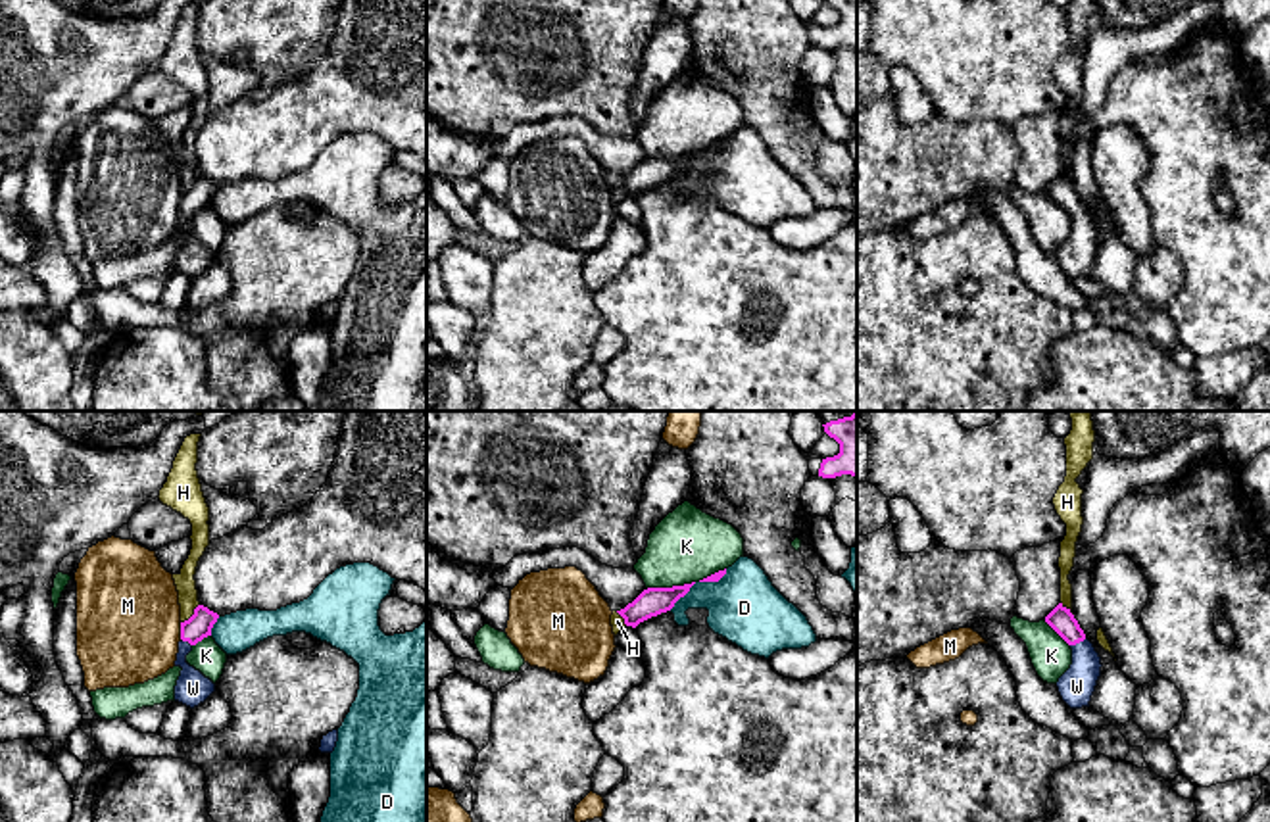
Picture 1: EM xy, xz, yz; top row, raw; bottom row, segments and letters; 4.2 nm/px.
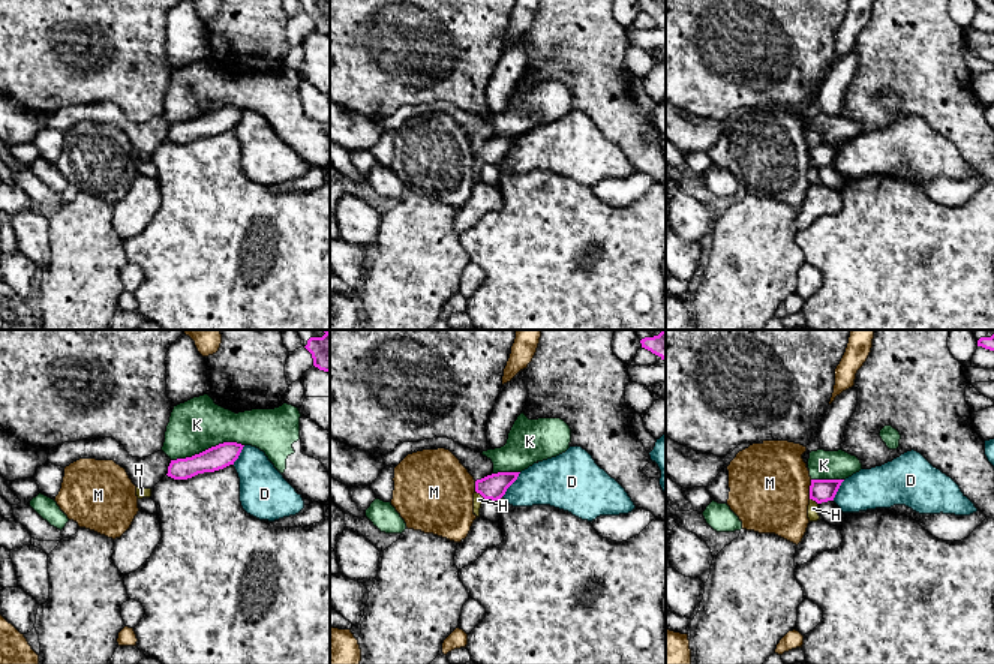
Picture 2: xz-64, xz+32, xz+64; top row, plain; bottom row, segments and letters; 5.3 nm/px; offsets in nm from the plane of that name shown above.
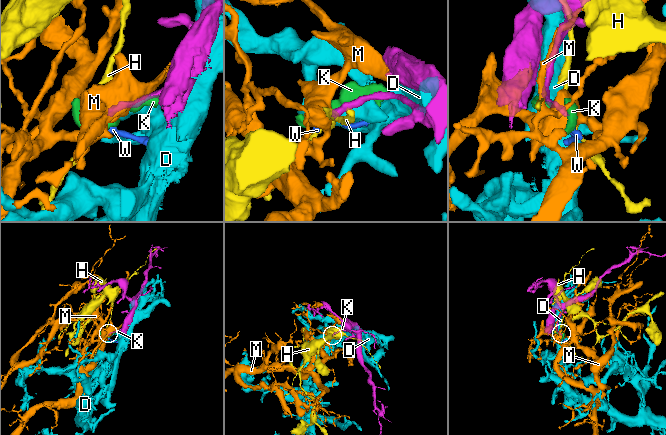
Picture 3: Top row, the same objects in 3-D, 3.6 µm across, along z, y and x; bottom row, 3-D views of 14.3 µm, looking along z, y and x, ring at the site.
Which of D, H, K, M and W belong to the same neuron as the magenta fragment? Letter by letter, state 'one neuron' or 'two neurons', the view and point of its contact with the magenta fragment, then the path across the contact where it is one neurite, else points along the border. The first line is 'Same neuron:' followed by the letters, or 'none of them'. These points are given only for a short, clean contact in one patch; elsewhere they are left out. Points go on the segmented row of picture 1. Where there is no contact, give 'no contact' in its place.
Same neuron: W
D: two neurons; meets magenta in xz at (681, 596)
H: two neurons; meets magenta in xy at (193, 615); border along xy (198, 604), (181, 623)
K: two neurons; meets magenta in xz at (673, 586)
M: two neurons; meets magenta in xy at (181, 630)
W: one neuron; meets magenta in yz at (1078, 642); runs through yz (1059, 619), (1078, 642), (1080, 680), (1076, 686)

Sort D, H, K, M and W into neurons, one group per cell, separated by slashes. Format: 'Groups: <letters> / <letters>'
Groups: D K / H / M / W

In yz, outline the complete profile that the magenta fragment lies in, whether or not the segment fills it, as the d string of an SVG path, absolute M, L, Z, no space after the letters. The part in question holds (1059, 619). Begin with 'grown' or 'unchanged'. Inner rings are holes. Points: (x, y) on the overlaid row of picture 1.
grown | M1059 603L1045 622L1070 645L1072 665L1059 678L1057 688L1070 709L1089 707L1097 680L1101 676L1101 657L1086 638L1078 620L1062 603Z

